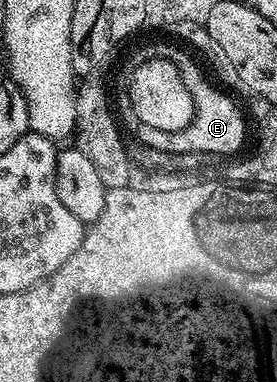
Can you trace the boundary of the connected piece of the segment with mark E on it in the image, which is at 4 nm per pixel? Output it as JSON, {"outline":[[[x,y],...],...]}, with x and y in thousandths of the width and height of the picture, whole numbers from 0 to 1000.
{"outline":[[[542,110],[531,120],[513,120],[484,141],[487,165],[523,162],[534,152],[603,152],[679,209],[690,238],[744,236],[744,267],[704,264],[700,301],[693,314],[661,340],[635,346],[592,346],[578,335],[549,335],[509,325],[487,327],[484,351],[502,364],[509,380],[534,387],[578,387],[578,398],[708,398],[711,403],[845,403],[888,372],[888,319],[874,312],[874,298],[859,291],[859,277],[801,236],[758,225],[736,186],[715,175],[715,162],[686,141],[668,141],[643,120],[625,120],[614,110]]]}

